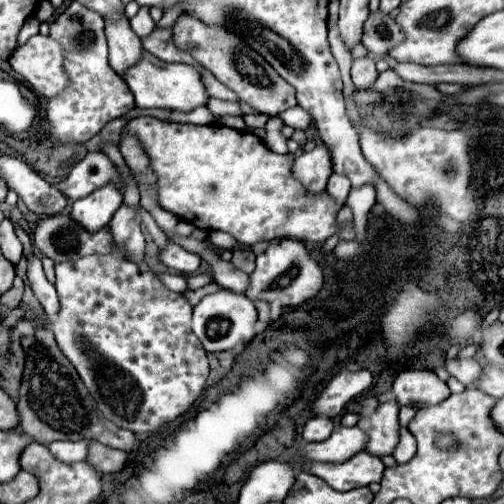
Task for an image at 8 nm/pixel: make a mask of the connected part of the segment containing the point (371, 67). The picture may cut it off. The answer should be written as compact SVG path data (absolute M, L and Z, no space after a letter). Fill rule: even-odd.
M370 57L352 63L352 81L358 87L358 91L372 91L376 79L378 79L378 71Z

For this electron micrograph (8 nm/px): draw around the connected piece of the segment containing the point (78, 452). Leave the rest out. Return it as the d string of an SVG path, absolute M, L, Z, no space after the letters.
M54 441L50 445L50 451L56 455L56 459L64 463L76 463L80 459L86 459L88 455L88 443L90 441Z

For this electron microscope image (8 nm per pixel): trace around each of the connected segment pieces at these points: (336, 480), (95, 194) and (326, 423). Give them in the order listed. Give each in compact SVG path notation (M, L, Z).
M366 451L354 455L344 463L306 463L306 471L324 479L336 491L350 491L356 487L366 487L378 483L384 475L386 465L380 457L374 457Z
M106 183L98 191L92 191L92 195L76 201L70 215L80 225L84 225L86 231L96 233L110 223L112 215L120 205L122 205L120 189L114 183Z
M312 417L304 427L304 441L324 441L332 435L334 421L328 417Z

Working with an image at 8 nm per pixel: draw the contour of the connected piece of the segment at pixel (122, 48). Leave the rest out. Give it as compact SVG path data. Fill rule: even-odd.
M126 17L116 21L106 21L106 35L108 35L108 47L110 47L110 67L120 77L124 77L124 71L136 65L144 55L142 41L130 29L130 23Z

